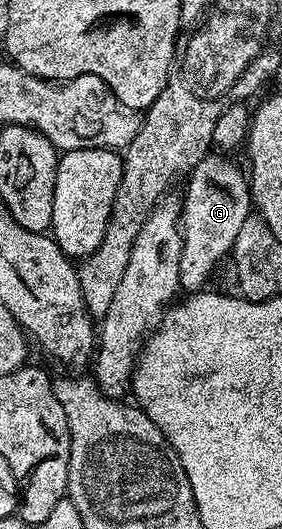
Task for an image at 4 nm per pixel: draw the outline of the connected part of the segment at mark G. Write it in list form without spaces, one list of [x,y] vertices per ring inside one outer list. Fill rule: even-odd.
[[[225,154],[205,155],[193,166],[188,177],[181,209],[181,236],[185,239],[183,258],[179,264],[181,288],[186,293],[204,289],[209,275],[221,259],[233,251],[235,237],[243,227],[243,222],[254,211],[253,195],[249,189],[249,177],[244,167],[240,168]],[[193,176],[193,177],[192,177]]]

